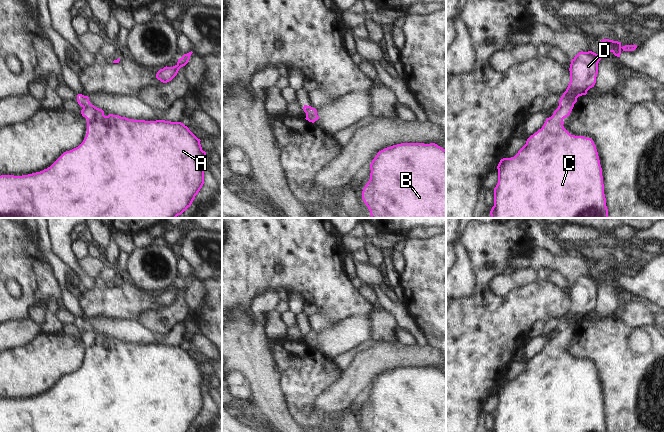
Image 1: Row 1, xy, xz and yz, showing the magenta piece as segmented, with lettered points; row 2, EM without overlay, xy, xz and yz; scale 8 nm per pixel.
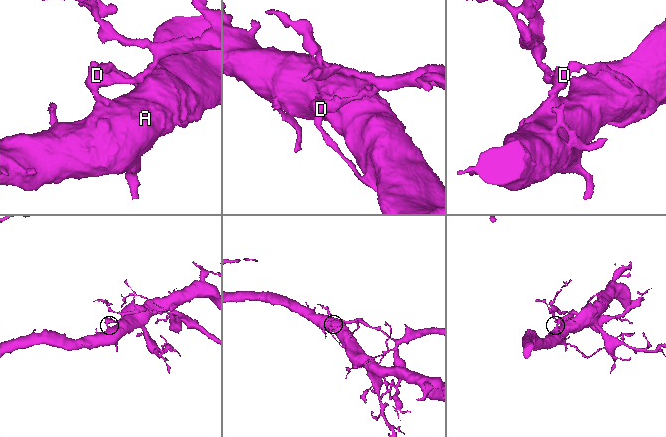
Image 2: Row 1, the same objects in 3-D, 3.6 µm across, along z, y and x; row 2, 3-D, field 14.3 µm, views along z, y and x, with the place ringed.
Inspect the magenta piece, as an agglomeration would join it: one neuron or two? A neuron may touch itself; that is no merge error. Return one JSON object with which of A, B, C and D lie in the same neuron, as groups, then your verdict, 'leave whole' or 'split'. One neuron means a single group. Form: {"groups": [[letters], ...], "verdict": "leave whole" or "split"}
{"groups": [["A", "B", "C"], ["D"]], "verdict": "split"}

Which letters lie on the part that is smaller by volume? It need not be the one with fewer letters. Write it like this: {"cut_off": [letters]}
{"cut_off": ["D"]}

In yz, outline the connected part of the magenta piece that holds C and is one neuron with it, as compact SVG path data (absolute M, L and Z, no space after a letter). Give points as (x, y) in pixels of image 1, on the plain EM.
M571 327L559 328L542 352L527 363L514 381L500 384L492 432L607 432L602 392L593 364L571 359L563 350L563 343L570 339L573 331Z

